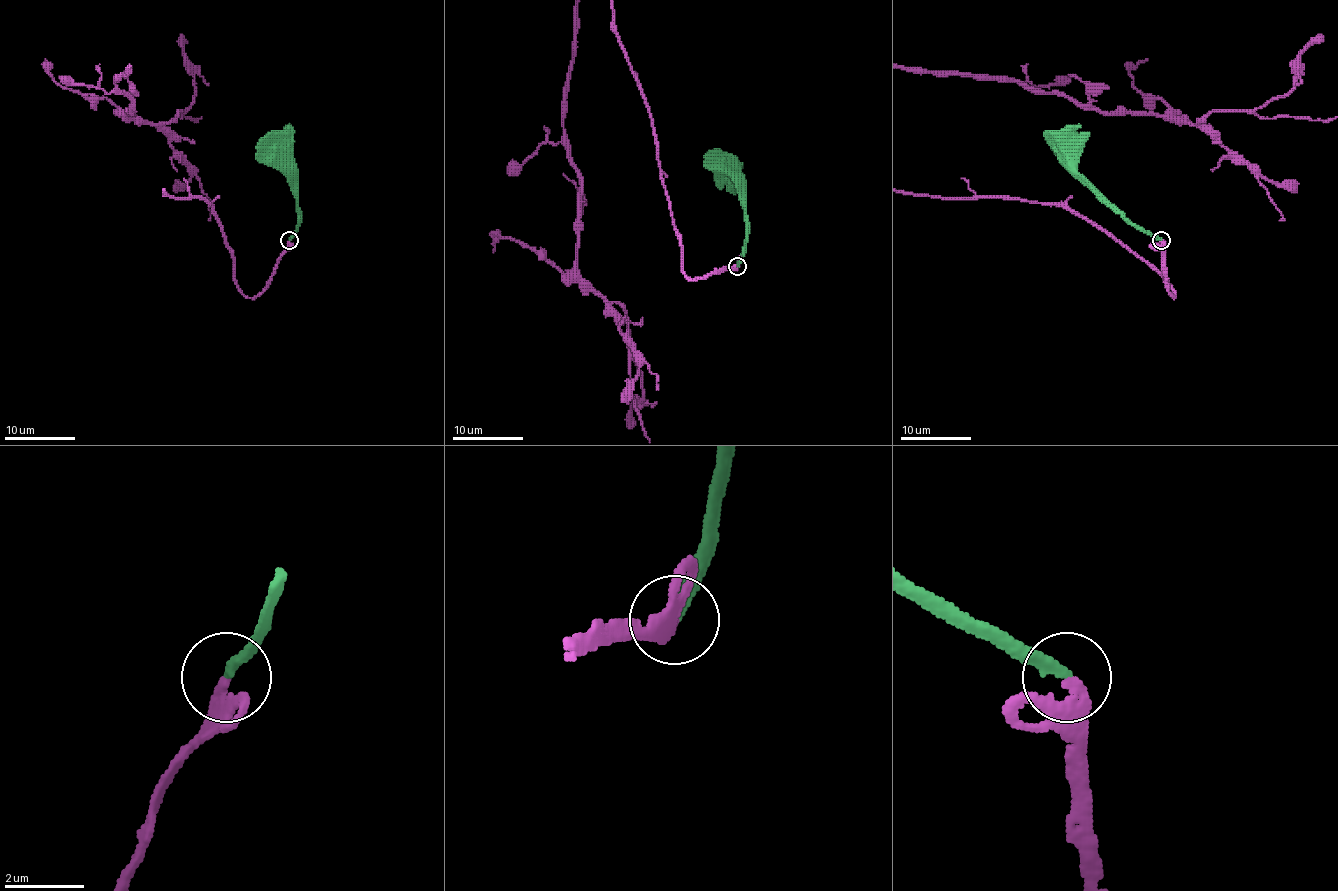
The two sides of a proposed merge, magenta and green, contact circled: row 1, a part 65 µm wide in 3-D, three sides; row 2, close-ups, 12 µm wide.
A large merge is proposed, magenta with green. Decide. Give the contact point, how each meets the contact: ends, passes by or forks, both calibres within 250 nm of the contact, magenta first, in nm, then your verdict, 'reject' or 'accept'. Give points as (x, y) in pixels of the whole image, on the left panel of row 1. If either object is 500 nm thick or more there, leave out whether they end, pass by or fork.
place (289, 240); magenta ends; green ends; calibres 320 and 280 nm; accept

